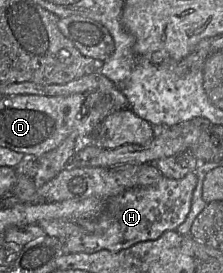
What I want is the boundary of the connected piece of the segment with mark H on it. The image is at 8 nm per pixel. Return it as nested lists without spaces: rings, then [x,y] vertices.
[[[195,170],[181,179],[162,177],[156,184],[128,188],[106,199],[102,212],[93,218],[44,219],[38,224],[46,235],[61,240],[64,253],[91,253],[129,248],[139,242],[156,240],[166,231],[176,230],[183,224],[191,210],[198,181]]]

